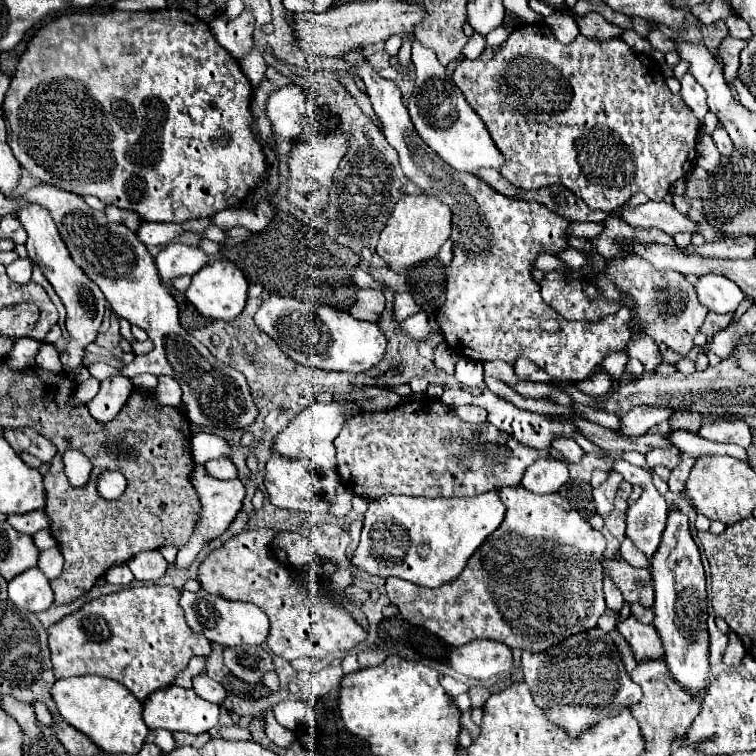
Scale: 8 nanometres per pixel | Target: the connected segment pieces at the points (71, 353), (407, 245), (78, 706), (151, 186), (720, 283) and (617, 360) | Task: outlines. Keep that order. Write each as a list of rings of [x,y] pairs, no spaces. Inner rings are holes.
[[[36,203],[22,205],[18,209],[16,219],[22,223],[22,227],[28,233],[26,251],[30,255],[30,259],[34,261],[34,265],[40,267],[42,275],[48,279],[48,283],[54,287],[56,295],[62,299],[62,303],[66,307],[66,329],[70,333],[70,339],[66,343],[66,349],[60,351],[60,361],[62,361],[64,371],[72,371],[82,365],[86,347],[98,335],[98,327],[102,323],[104,309],[106,309],[106,297],[102,295],[98,285],[94,285],[94,281],[90,281],[90,277],[86,277],[86,273],[82,273],[82,269],[78,269],[78,265],[74,265],[74,261],[72,261],[66,245],[62,245],[62,239],[58,237],[58,229],[46,209],[42,209]]]
[[[406,195],[402,197],[390,219],[388,227],[380,233],[376,253],[388,263],[388,267],[396,273],[408,271],[412,265],[432,259],[438,255],[438,249],[450,237],[450,209],[436,197],[430,195]]]
[[[98,675],[58,679],[52,687],[52,697],[64,721],[92,739],[92,743],[108,755],[136,755],[148,739],[150,731],[142,721],[142,703],[138,703],[118,681]]]
[[[166,7],[158,11],[110,11],[110,13],[65,13],[54,21],[46,23],[28,43],[26,51],[18,61],[18,69],[6,91],[2,111],[6,121],[6,141],[18,159],[18,163],[40,183],[60,187],[64,191],[74,191],[78,195],[94,195],[106,205],[116,205],[120,209],[130,209],[142,215],[144,221],[158,223],[184,223],[188,219],[212,217],[214,213],[238,207],[246,201],[250,189],[260,183],[266,171],[264,153],[256,135],[252,133],[252,115],[250,115],[250,81],[240,71],[240,65],[218,45],[208,25],[188,11],[176,7]],[[74,25],[82,25],[84,33],[78,35]]]
[[[702,275],[696,283],[696,293],[712,313],[732,313],[746,297],[738,285],[718,275]]]
[[[618,351],[618,353],[610,353],[610,355],[606,355],[606,357],[604,357],[602,367],[604,367],[604,369],[606,369],[614,379],[620,379],[620,377],[624,375],[626,359],[628,359],[628,355],[626,355],[626,353],[622,353],[622,351]]]

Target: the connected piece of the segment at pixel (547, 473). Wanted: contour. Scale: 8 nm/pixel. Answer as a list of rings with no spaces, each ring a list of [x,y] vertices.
[[[536,461],[532,463],[522,479],[522,487],[536,493],[556,493],[568,481],[568,465],[564,461]]]

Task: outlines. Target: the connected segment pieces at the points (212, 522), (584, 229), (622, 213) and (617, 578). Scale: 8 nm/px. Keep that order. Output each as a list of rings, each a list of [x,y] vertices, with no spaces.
[[[194,463],[194,469],[192,469],[192,473],[190,473],[190,479],[192,479],[192,485],[194,485],[194,489],[196,489],[196,493],[198,493],[200,515],[198,515],[198,521],[196,521],[196,525],[194,525],[192,537],[186,541],[184,547],[177,553],[175,565],[182,567],[182,569],[186,569],[186,567],[190,566],[192,561],[196,559],[196,555],[200,553],[200,549],[202,549],[208,541],[220,537],[220,535],[228,529],[228,525],[234,521],[236,513],[240,511],[242,499],[244,499],[244,495],[246,495],[246,489],[244,489],[244,485],[242,485],[240,479],[220,481],[220,479],[208,475],[206,469],[204,469],[204,465],[198,465],[198,463]]]
[[[572,221],[568,225],[568,237],[596,237],[598,233],[602,233],[604,225],[602,223],[578,223],[578,221]]]
[[[648,201],[644,205],[628,205],[624,203],[622,207],[612,211],[614,217],[622,219],[630,227],[658,227],[668,235],[676,235],[680,231],[696,231],[696,223],[690,221],[688,215],[680,215],[670,203],[666,201]]]
[[[602,559],[602,565],[604,569],[610,569],[610,577],[614,577],[614,583],[618,585],[618,589],[622,589],[622,595],[628,603],[640,603],[644,607],[654,605],[654,585],[648,567],[632,567],[624,559]]]

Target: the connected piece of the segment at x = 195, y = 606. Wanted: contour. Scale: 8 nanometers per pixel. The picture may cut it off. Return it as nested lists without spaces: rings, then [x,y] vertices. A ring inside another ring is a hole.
[[[182,591],[180,607],[186,613],[186,621],[192,631],[204,635],[210,643],[220,647],[238,647],[238,645],[262,645],[268,637],[268,617],[248,601],[230,601],[216,595],[208,595],[202,591],[190,593]]]

